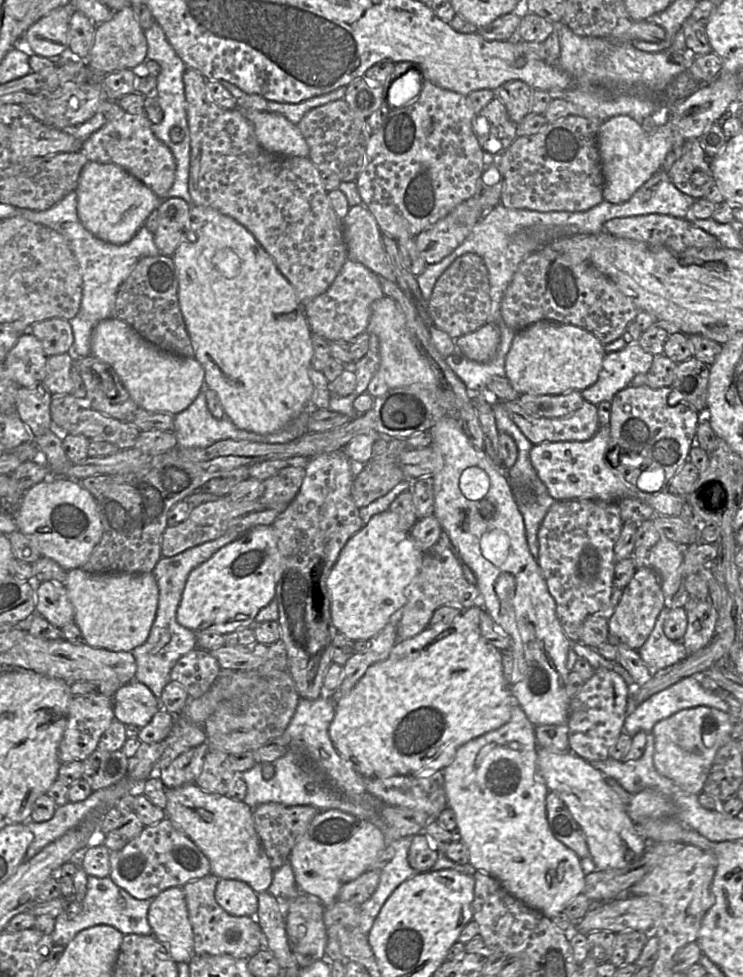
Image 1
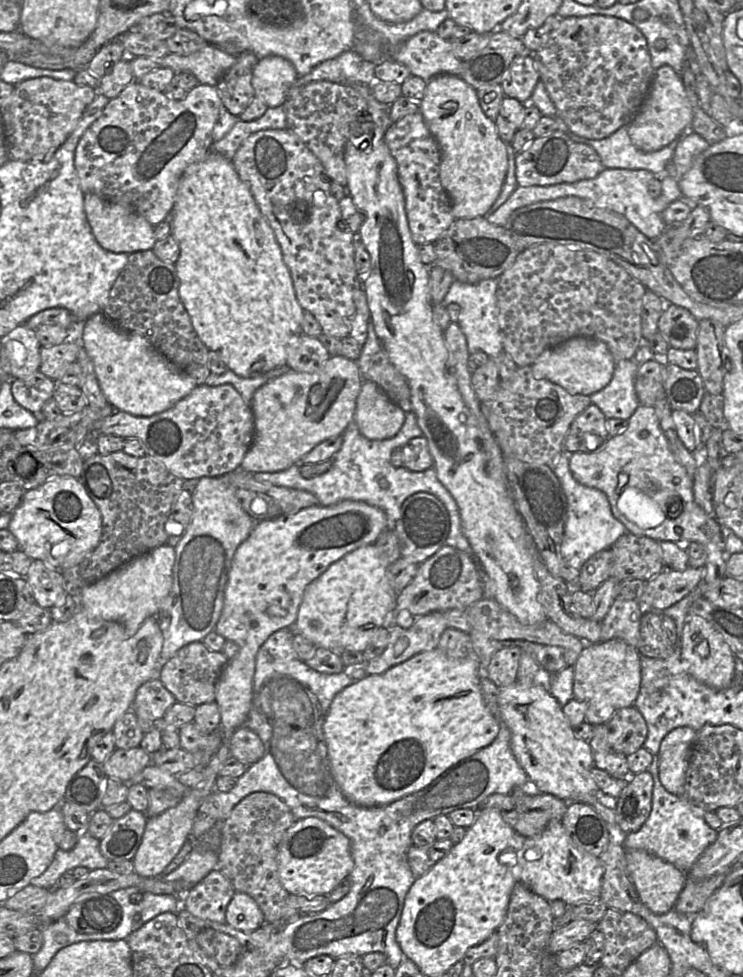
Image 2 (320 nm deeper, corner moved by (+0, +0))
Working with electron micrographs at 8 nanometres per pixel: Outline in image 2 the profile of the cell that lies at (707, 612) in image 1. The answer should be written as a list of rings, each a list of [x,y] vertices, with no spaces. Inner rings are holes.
[[[639,405],[627,421],[625,432],[609,437],[595,451],[571,454],[569,468],[577,482],[605,493],[613,516],[626,527],[629,533],[647,536],[657,542],[671,541],[682,545],[691,542],[701,543],[707,551],[704,583],[720,581],[726,577],[726,530],[714,514],[706,513],[696,502],[693,479],[670,450],[655,407]]]

